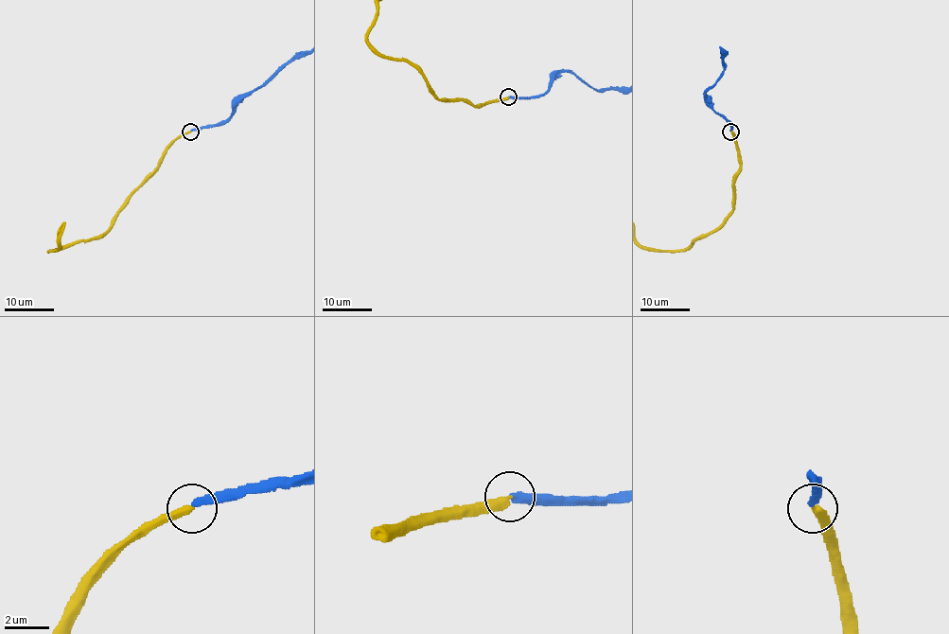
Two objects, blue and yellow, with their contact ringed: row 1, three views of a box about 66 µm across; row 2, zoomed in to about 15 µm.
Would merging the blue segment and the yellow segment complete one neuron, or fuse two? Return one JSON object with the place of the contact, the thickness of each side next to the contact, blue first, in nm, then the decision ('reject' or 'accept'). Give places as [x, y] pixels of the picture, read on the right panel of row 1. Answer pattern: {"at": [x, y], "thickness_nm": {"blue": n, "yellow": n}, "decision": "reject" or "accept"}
{"at": [730, 132], "thickness_nm": {"blue": 320, "yellow": 360}, "decision": "reject"}

